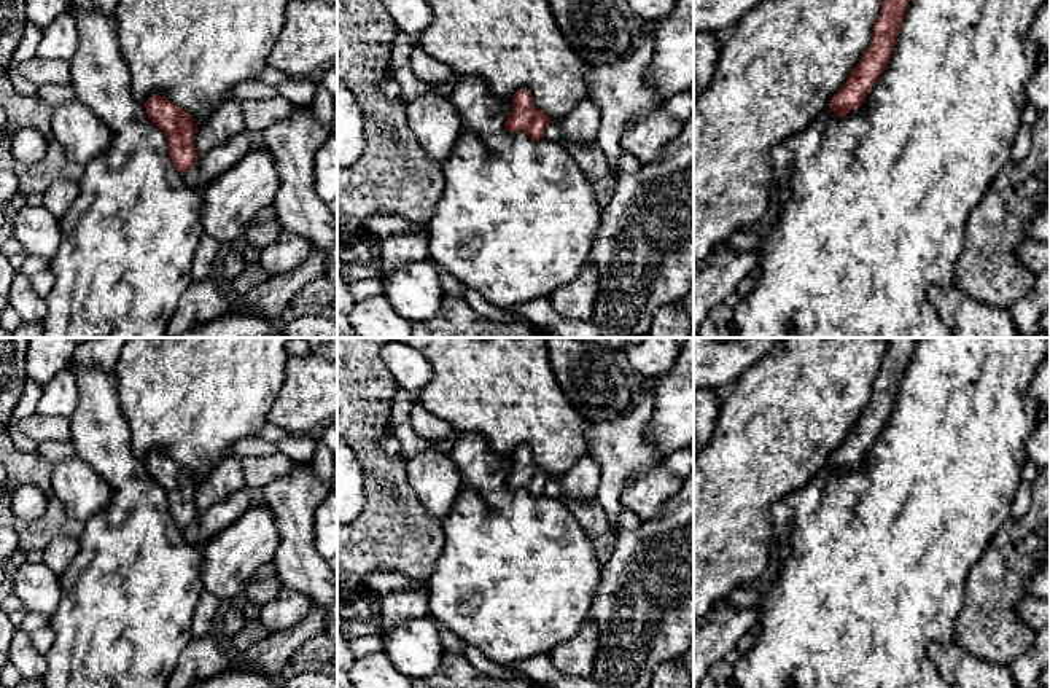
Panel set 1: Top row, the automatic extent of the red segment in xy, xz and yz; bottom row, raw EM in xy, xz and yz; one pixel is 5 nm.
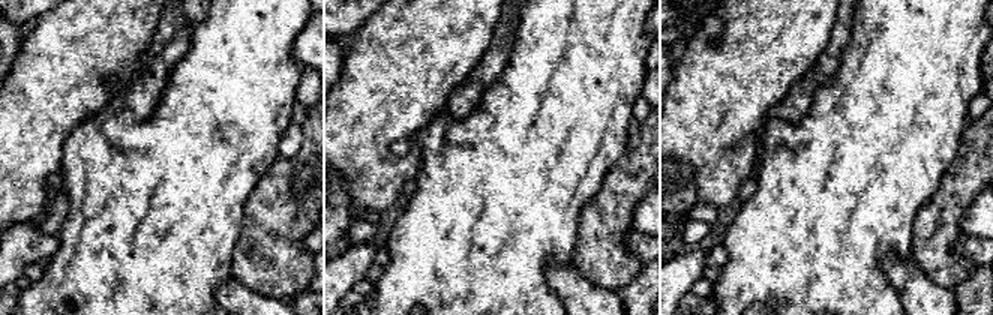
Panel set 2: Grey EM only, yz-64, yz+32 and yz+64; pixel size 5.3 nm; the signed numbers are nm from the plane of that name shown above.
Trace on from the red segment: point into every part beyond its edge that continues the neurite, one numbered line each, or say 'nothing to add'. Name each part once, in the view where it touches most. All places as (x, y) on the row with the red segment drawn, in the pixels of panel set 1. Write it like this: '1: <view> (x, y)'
nothing to add

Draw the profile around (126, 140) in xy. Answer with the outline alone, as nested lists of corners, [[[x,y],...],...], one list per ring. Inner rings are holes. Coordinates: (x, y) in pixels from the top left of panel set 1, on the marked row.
[[[70,8],[78,30],[78,49],[70,62],[76,99],[113,134],[108,150],[84,166],[80,193],[59,220],[60,245],[49,269],[54,285],[46,301],[41,338],[167,338],[167,325],[185,290],[192,283],[191,264],[204,234],[200,191],[186,185],[173,167],[165,134],[151,123],[143,104],[130,92],[130,72],[119,51],[118,22],[95,8]]]

